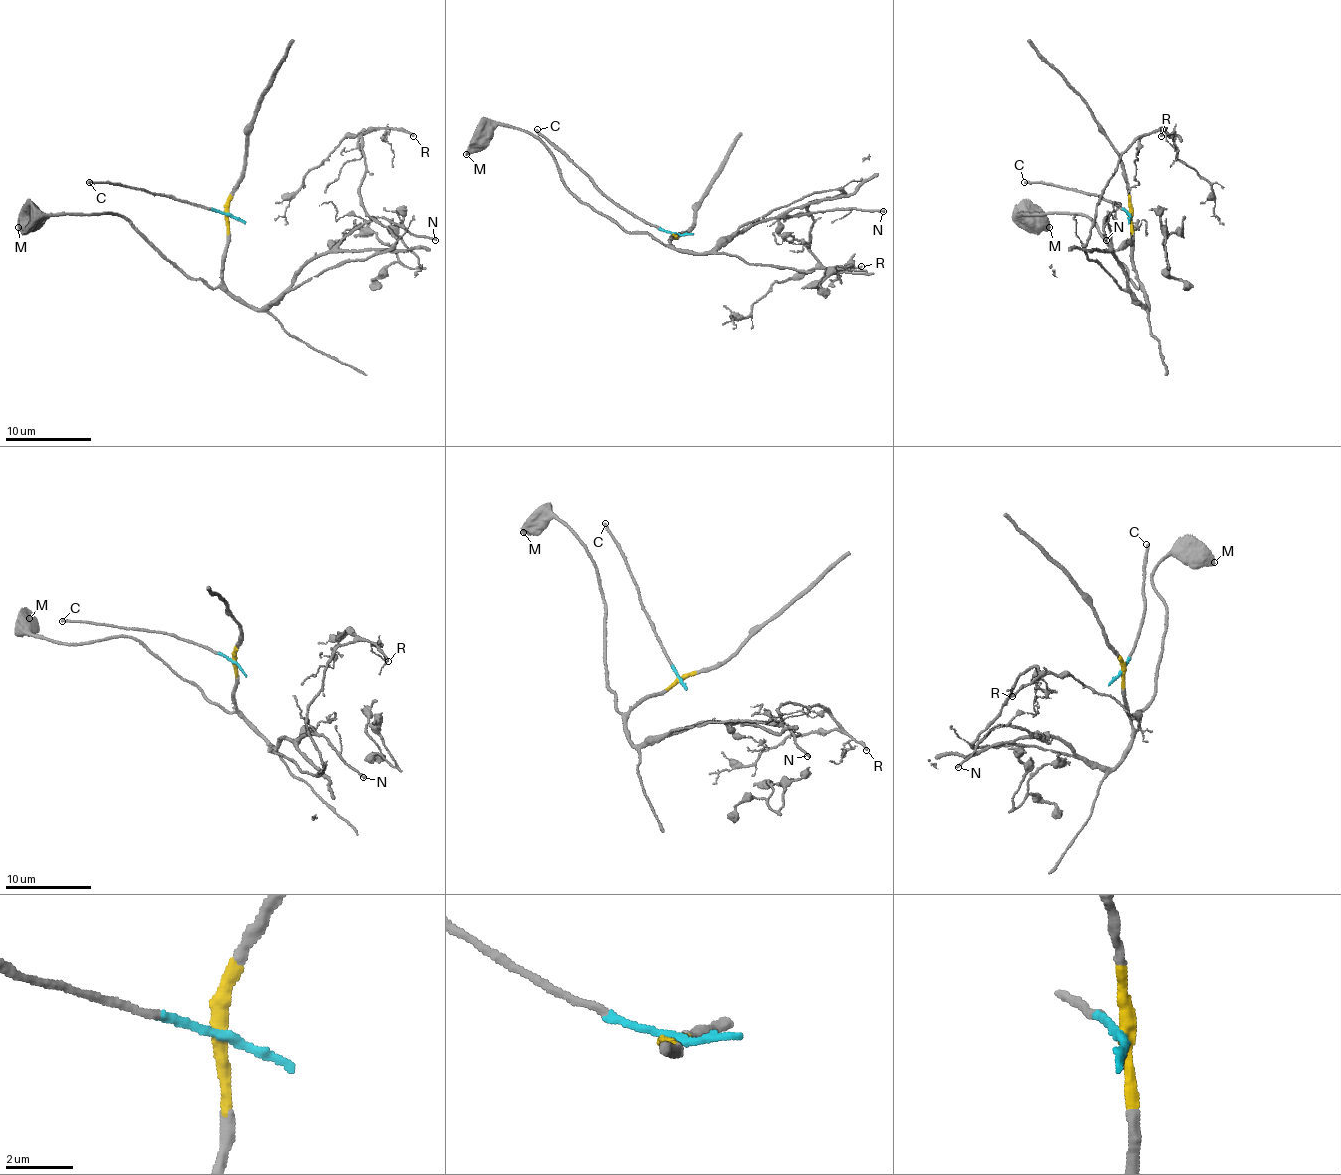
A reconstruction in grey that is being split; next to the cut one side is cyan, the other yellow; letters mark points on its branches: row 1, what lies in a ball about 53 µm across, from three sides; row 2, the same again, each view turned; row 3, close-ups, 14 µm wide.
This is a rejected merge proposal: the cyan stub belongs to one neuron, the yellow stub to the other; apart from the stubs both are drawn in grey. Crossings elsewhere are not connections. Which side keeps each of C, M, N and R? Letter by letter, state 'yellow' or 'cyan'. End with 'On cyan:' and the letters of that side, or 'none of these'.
C: cyan
M: yellow
N: yellow
R: yellow
On cyan: C

